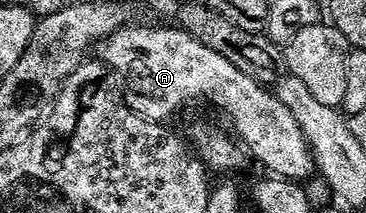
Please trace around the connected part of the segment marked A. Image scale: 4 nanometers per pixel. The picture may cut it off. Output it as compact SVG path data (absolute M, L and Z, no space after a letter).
M127 23L97 42L96 57L120 78L126 105L136 111L136 115L162 123L180 105L203 97L226 112L233 136L245 146L253 160L255 157L264 168L274 172L271 174L282 179L306 179L315 172L314 156L300 131L300 123L292 119L288 107L284 107L271 90L269 93L263 82L244 75L240 67L228 63L224 55L212 51L212 47L204 47L200 39L192 39L192 35L180 27L168 29L164 25L134 24Z

